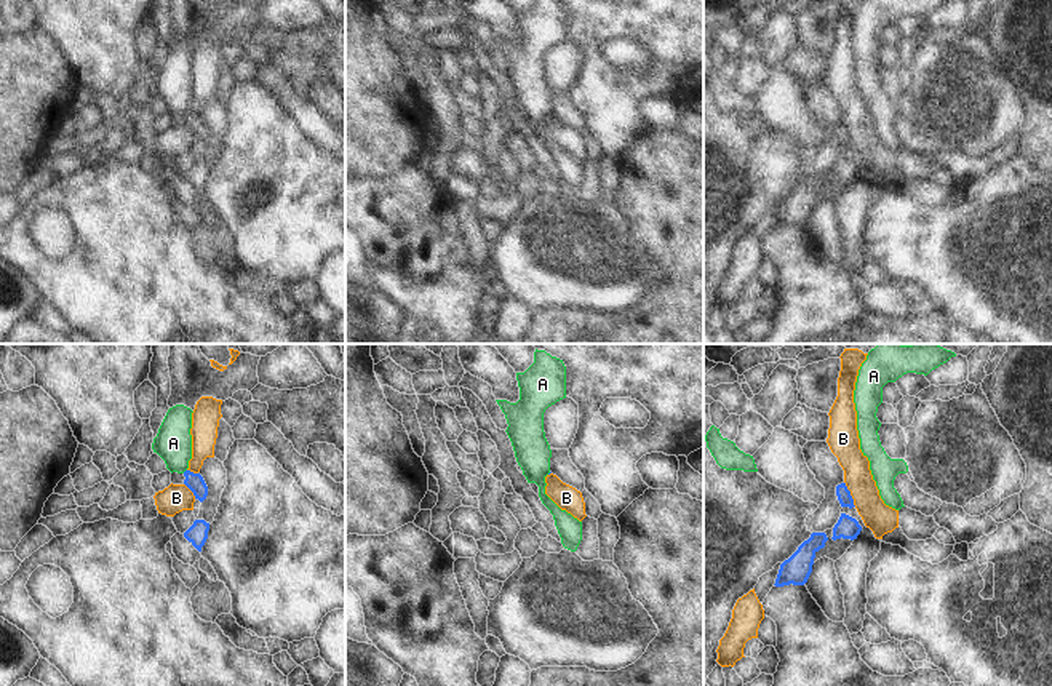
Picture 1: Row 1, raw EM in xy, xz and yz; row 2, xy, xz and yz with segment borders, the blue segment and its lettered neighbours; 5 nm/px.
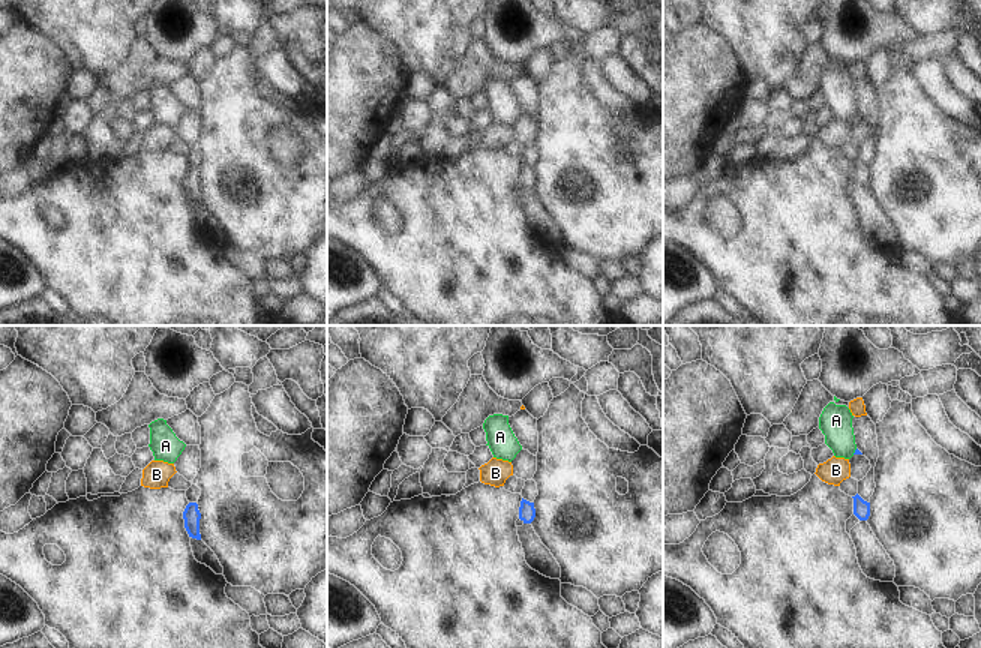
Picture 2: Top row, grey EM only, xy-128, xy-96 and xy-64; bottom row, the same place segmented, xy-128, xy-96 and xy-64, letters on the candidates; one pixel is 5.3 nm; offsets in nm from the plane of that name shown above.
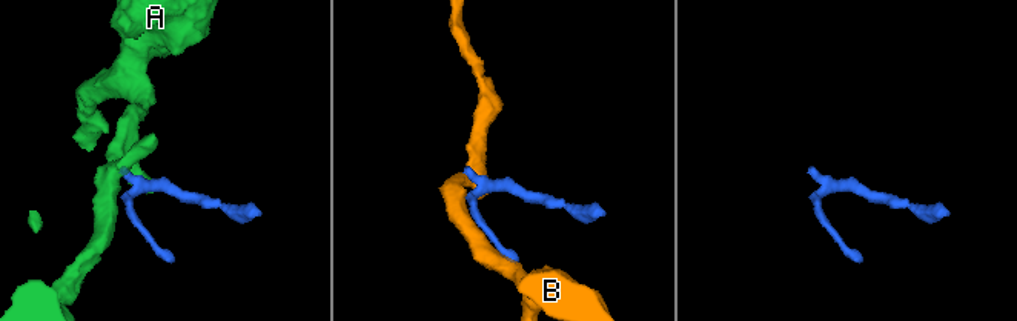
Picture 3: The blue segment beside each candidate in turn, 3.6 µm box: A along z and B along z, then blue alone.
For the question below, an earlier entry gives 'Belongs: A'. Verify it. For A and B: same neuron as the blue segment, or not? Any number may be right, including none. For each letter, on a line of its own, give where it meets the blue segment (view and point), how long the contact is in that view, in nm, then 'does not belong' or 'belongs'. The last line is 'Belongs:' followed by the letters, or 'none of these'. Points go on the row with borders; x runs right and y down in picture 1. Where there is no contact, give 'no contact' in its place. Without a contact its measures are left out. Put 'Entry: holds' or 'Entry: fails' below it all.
A: no contact; does not belong
B: meets blue in yz at (849, 494); contact 140 nm long; does not belong
Belongs: none of these
Entry: fails

